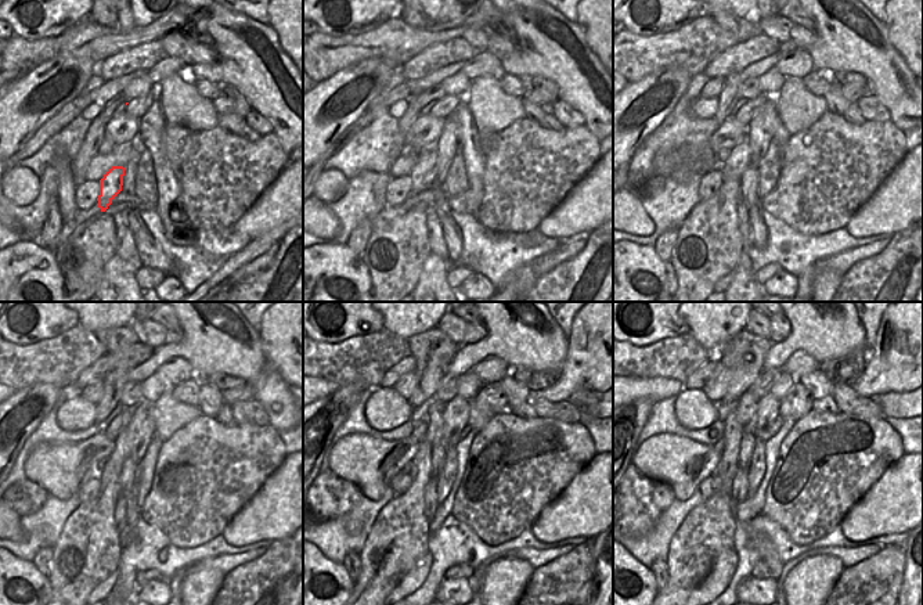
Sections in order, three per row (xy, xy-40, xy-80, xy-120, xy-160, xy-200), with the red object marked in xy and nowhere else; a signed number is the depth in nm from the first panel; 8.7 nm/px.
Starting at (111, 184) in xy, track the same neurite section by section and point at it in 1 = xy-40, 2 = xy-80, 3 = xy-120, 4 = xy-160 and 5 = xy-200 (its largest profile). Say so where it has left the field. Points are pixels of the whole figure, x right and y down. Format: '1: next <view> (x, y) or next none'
1: next xy-40 (422, 177)
2: next xy-80 (738, 161)
3: next xy-120 (111, 431)
4: next xy-160 (432, 421)
5: next xy-200 (746, 407)

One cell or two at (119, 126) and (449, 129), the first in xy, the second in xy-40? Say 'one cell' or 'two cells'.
two cells

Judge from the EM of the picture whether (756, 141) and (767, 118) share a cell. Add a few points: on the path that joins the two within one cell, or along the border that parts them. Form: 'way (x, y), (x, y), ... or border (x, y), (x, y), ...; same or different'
way (759, 136), (763, 123); same

